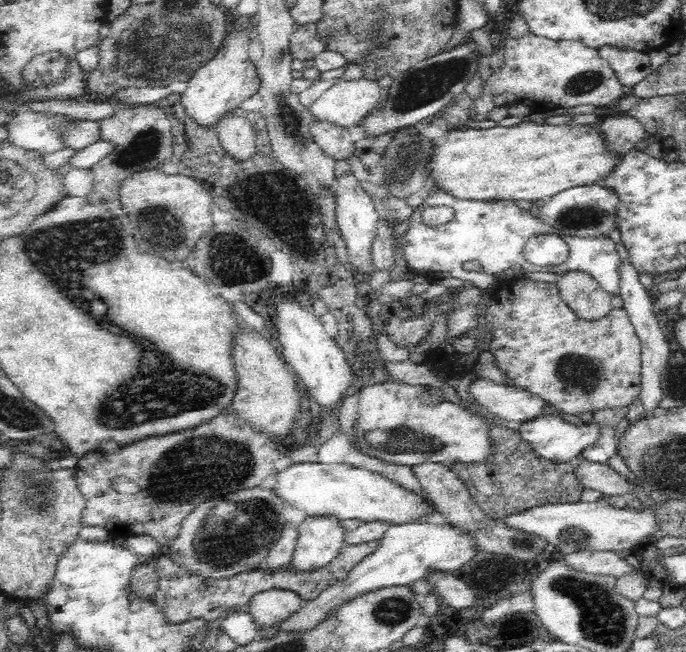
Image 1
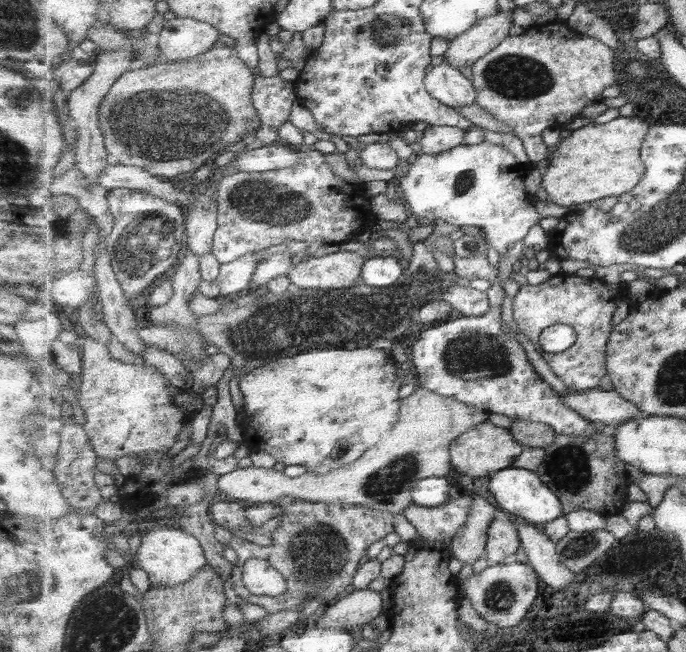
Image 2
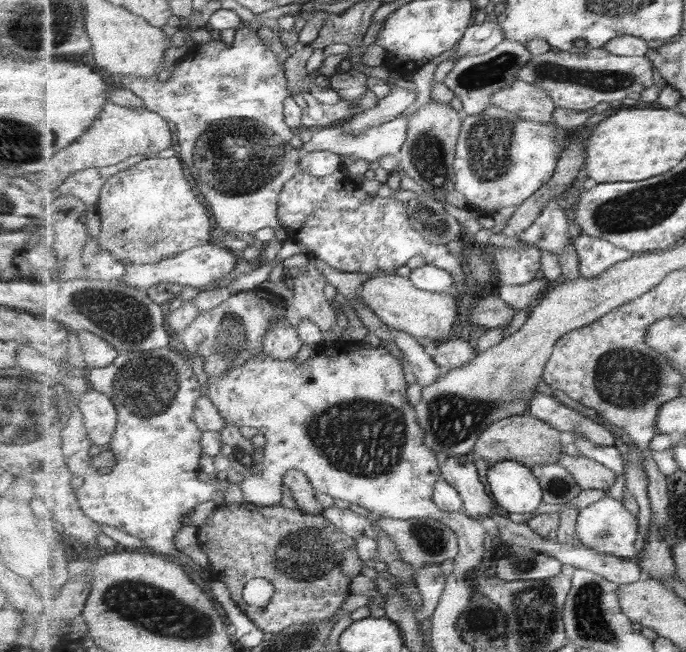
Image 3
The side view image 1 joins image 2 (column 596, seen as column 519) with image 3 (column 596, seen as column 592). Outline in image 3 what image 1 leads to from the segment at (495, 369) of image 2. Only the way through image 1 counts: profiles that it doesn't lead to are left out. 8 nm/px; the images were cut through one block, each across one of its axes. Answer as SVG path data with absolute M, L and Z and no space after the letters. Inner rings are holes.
M537 393L530 402L527 416L536 416L561 432L583 435L601 446L615 446L616 434L596 420L570 409L553 395Z

